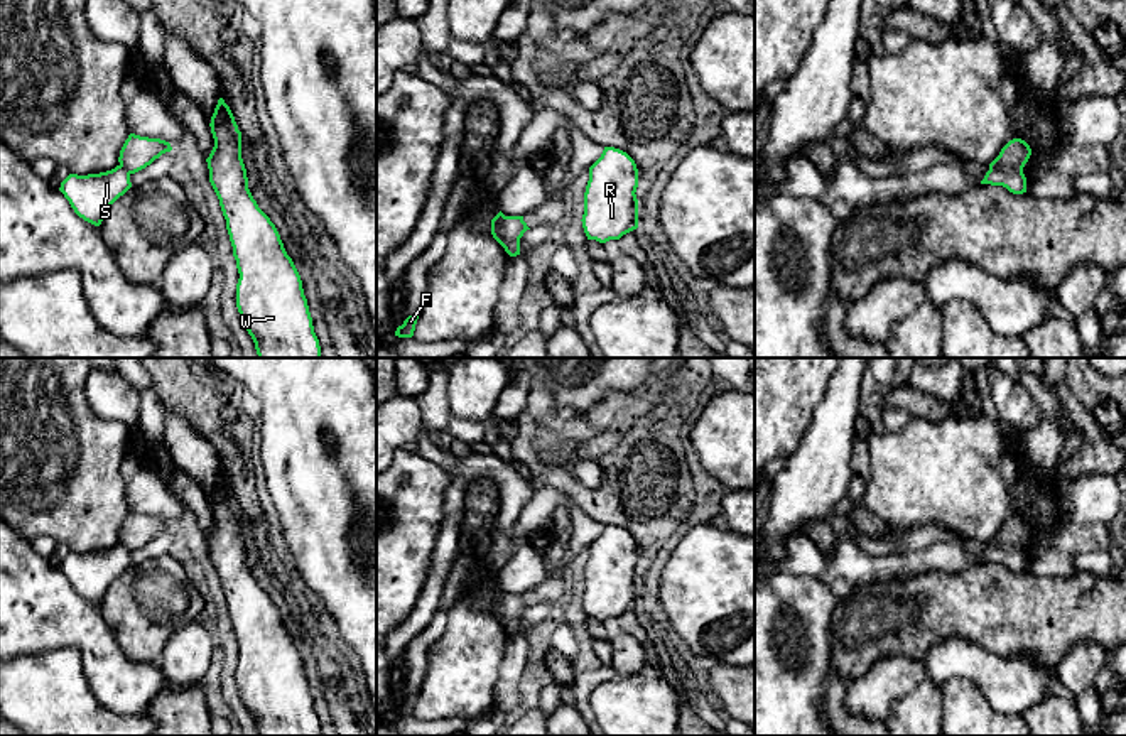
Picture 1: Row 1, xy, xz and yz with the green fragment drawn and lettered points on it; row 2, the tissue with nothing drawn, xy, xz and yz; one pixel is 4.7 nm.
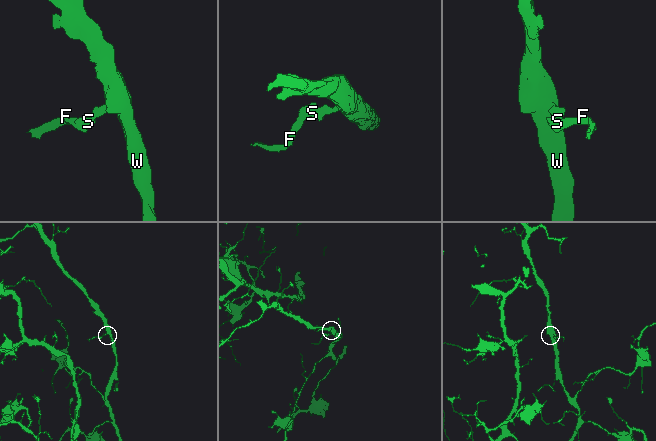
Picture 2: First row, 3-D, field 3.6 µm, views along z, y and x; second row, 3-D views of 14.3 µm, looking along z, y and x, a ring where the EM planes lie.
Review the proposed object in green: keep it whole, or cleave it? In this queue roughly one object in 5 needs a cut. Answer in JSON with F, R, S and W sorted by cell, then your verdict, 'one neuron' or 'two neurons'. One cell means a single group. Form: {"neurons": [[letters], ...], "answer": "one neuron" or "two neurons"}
{"neurons": [["F", "S"], ["R", "W"]], "answer": "two neurons"}

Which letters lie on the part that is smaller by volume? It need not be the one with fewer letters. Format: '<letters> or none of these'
F, S

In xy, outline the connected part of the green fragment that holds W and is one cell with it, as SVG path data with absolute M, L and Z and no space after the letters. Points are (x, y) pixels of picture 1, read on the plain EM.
M218 478L211 495L214 525L206 537L240 652L236 685L258 736L322 736L300 653L270 596L248 567L241 510Z

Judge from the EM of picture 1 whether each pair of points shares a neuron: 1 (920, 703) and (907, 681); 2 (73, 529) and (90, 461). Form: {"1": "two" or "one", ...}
{"1": "two", "2": "one"}

